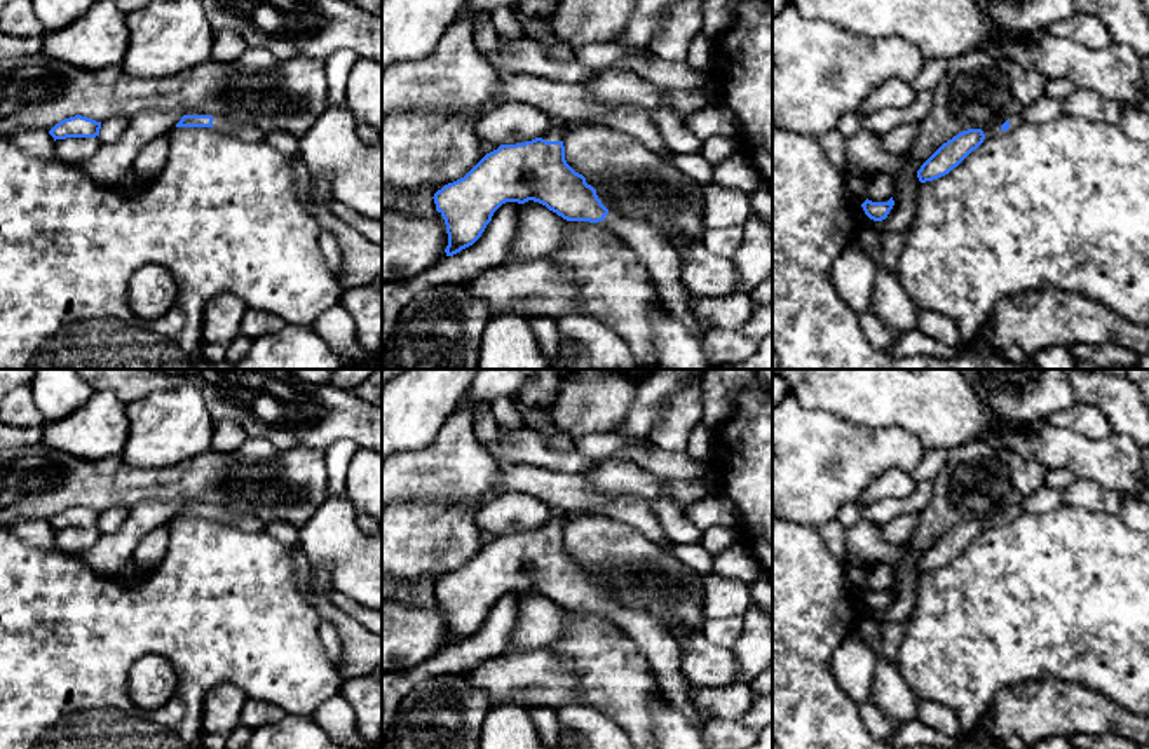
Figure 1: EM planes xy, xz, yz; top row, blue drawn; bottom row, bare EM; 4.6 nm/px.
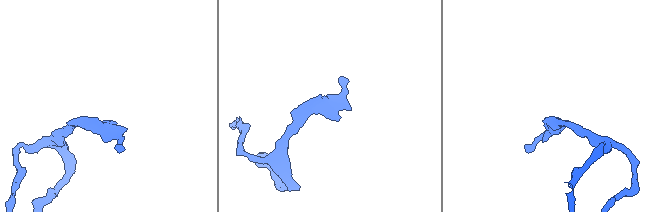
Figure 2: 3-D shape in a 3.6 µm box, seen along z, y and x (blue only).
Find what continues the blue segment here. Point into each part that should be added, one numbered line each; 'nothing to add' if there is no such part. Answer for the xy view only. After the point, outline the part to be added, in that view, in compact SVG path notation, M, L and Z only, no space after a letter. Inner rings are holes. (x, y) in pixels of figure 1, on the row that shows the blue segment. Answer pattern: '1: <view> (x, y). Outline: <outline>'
1: xy (246, 133). Outline: M220 115L213 117L213 127L221 132L228 132L242 141L248 141L248 143L263 143L263 139L267 136L267 132L258 127L239 125L239 124L230 122L225 117L220 117Z

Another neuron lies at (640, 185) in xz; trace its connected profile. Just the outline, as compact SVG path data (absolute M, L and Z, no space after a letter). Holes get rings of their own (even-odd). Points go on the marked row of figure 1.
M568 122L563 141L567 164L586 178L608 211L628 219L649 221L668 239L675 232L704 232L704 185L690 179L629 134L602 124Z

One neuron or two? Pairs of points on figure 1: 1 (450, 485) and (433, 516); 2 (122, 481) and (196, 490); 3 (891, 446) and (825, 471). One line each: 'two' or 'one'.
1: two
2: one
3: one

